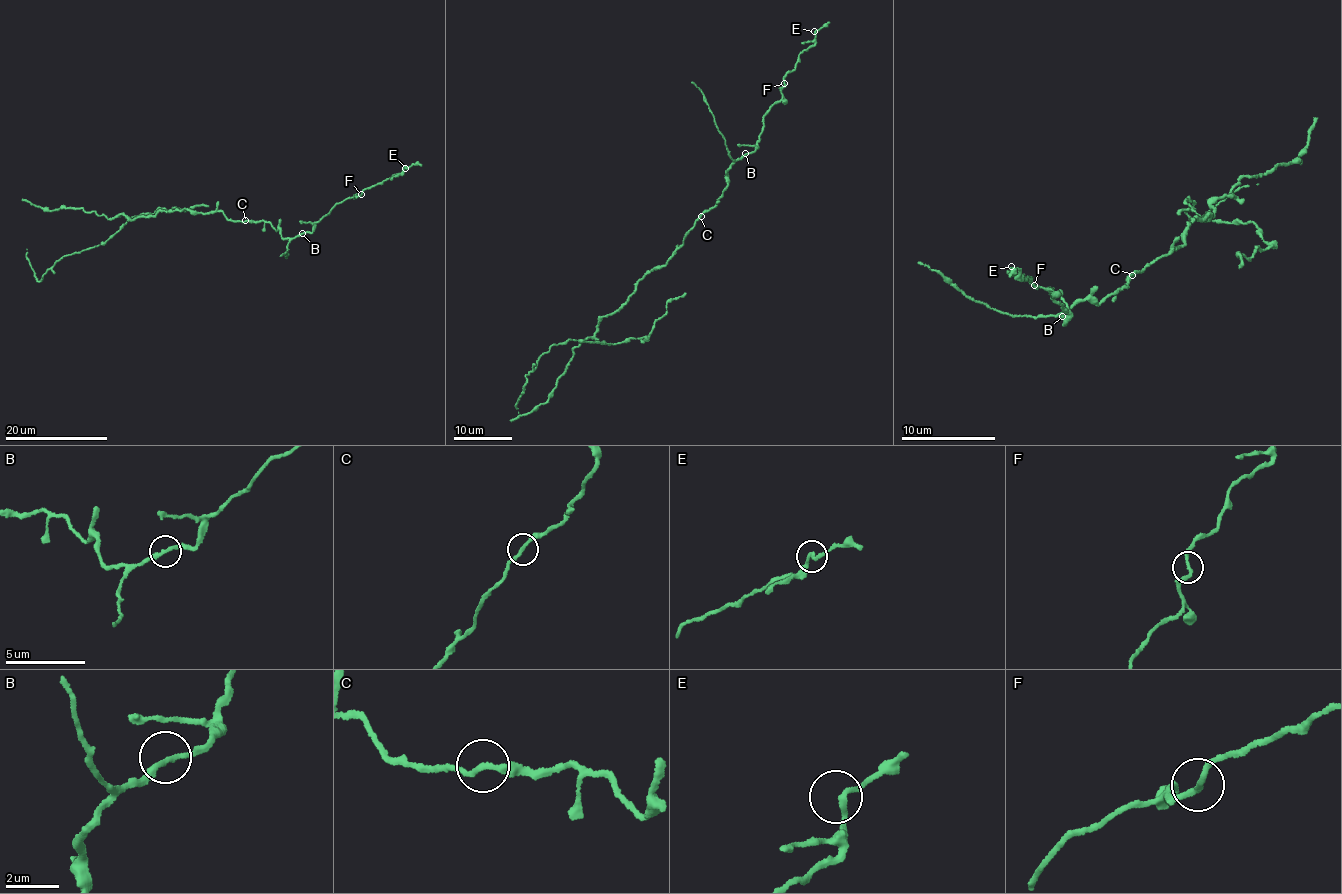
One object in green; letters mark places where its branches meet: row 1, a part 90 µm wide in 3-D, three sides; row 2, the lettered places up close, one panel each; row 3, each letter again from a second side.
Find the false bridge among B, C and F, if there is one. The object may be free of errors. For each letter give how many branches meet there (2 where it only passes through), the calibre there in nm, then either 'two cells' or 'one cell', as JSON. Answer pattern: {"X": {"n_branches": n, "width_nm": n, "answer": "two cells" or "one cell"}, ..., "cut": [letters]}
{"B": {"n_branches": 2, "width_nm": 200, "answer": "one cell"}, "C": {"n_branches": 2, "width_nm": 200, "answer": "one cell"}, "F": {"n_branches": 2, "width_nm": 200, "answer": "one cell"}, "cut": []}

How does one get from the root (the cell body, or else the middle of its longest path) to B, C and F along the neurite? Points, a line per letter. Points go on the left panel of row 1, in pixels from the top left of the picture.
B: (216, 211), (236, 222), (265, 222), (275, 230), (279, 229), (282, 237), (287, 238), (302, 233)
C: (216, 211), (222, 212), (228, 220), (245, 220)
F: (216, 211), (236, 222), (265, 222), (290, 239), (311, 232), (313, 224), (334, 205), (361, 194)

